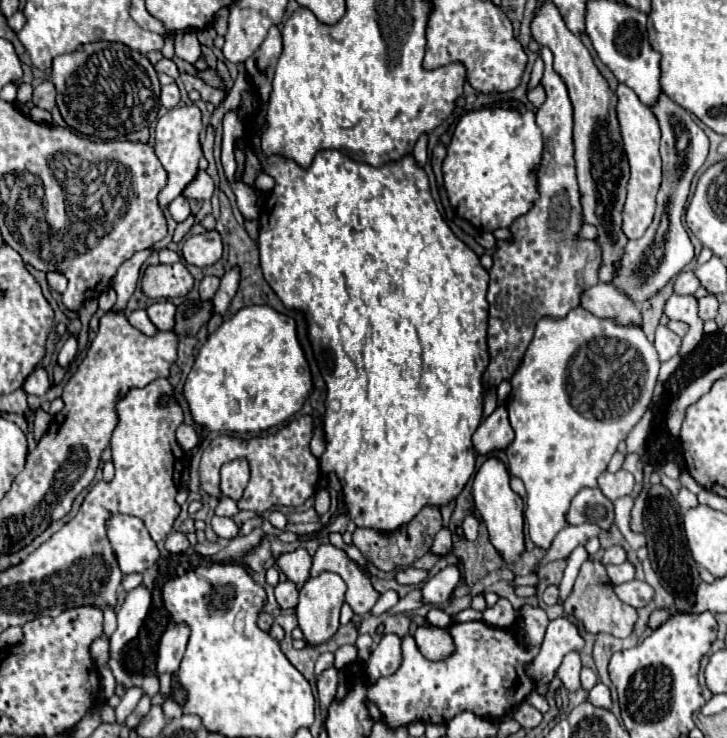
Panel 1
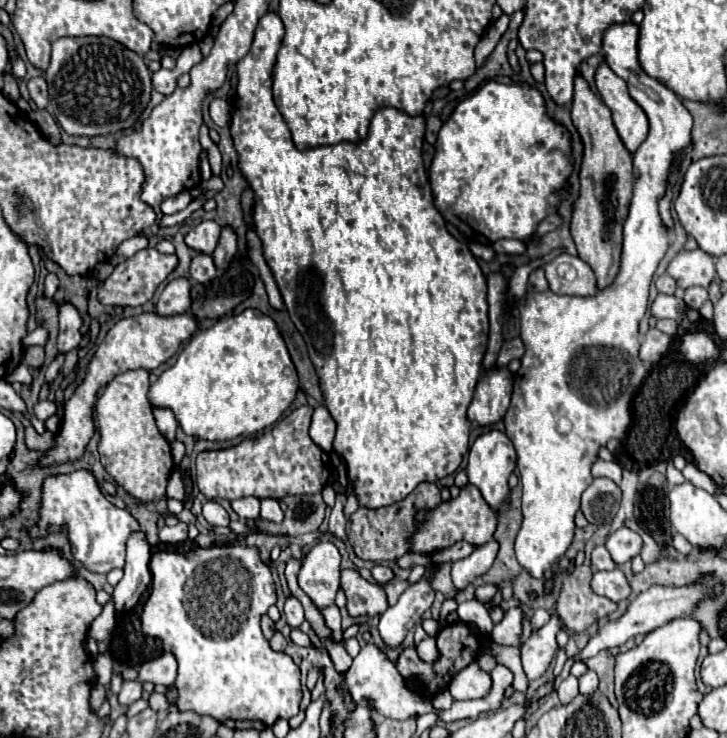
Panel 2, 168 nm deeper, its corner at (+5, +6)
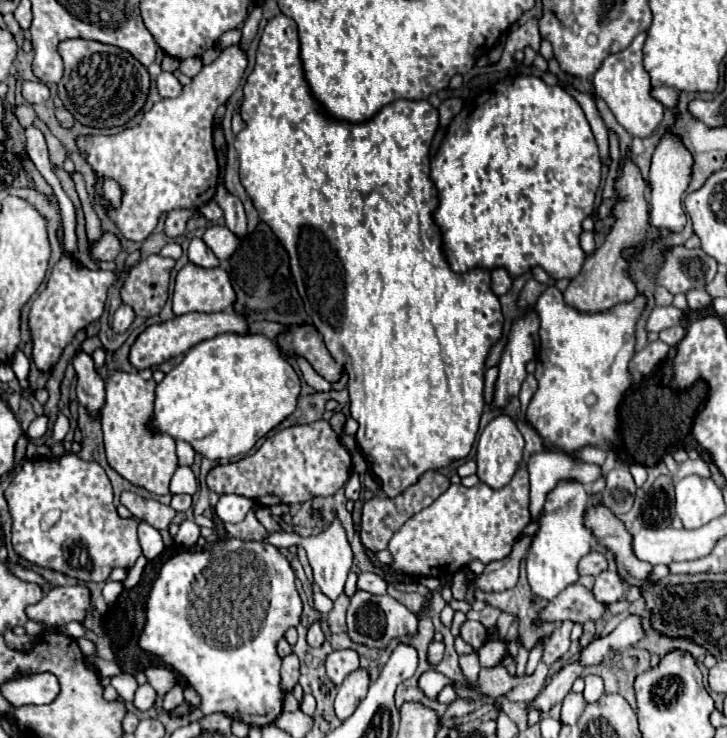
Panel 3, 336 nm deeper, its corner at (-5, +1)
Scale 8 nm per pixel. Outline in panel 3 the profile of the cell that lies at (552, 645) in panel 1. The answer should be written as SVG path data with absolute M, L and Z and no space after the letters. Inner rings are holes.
M564 621L562 625L558 625L558 627L552 631L552 635L548 637L546 647L544 647L544 657L542 657L544 663L552 665L552 663L556 663L556 661L568 651L572 627L574 627L572 621Z

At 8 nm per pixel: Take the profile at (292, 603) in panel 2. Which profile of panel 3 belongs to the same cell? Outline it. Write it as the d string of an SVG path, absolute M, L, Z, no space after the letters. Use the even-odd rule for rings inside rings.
M314 623L310 629L308 629L308 645L310 647L320 647L324 643L324 633L322 633L322 627L318 623Z

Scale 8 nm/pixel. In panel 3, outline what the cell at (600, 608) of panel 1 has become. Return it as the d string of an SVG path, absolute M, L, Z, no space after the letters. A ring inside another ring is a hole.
M574 583L572 587L566 587L556 599L552 599L544 609L540 609L538 619L540 623L562 623L566 619L572 619L574 623L586 623L588 619L598 621L604 611L606 607L596 601L586 587Z

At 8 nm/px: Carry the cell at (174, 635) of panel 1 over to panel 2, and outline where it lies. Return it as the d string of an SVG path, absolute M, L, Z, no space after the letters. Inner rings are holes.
M170 652L160 654L158 658L144 662L138 668L138 680L150 680L152 684L164 684L164 686L172 686L176 680L176 658Z

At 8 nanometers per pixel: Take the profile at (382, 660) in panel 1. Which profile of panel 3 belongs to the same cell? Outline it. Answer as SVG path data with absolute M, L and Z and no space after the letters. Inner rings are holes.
M356 669L354 673L350 673L344 683L340 685L338 689L338 695L336 695L336 701L334 701L334 709L336 709L336 717L340 721L348 719L358 703L364 699L366 695L366 689L368 689L370 681L368 681L368 673L364 669Z

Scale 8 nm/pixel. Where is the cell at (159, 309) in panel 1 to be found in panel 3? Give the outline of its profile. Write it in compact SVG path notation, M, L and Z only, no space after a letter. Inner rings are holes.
M194 263L184 265L174 283L172 309L174 315L184 315L192 311L214 313L228 311L236 301L230 277L222 267L204 269Z

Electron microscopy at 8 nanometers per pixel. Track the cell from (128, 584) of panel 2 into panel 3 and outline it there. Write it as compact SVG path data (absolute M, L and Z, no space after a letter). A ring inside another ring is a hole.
M146 521L138 523L138 537L140 537L140 545L142 545L142 553L152 561L156 559L162 549L164 549L164 541L160 537L160 531L154 529L152 525L148 525Z

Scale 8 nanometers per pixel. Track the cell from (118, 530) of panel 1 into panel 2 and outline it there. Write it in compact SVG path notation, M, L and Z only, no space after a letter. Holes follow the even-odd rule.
M72 472L70 476L46 478L40 522L30 530L30 534L40 536L52 524L66 524L74 560L82 562L92 572L110 572L114 568L122 568L126 542L130 534L140 530L138 520L128 510L118 508L104 498L90 472ZM112 524L116 524L114 530Z

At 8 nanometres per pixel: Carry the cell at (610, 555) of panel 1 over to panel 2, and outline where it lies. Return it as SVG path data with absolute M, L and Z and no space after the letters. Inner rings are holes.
M618 528L606 540L606 550L610 552L616 564L624 564L626 560L632 560L636 554L640 554L640 548L642 548L640 536L628 528Z

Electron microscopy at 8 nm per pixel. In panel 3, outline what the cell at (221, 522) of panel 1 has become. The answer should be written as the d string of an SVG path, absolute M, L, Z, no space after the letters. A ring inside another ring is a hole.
M228 493L228 495L220 495L220 501L216 503L214 511L216 517L224 523L240 523L246 513L252 509L254 501L236 493Z

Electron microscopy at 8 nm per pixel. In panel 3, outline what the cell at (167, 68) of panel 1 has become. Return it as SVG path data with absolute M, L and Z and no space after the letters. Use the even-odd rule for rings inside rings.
M184 59L180 63L180 71L184 75L188 75L188 77L196 77L200 73L200 69L202 69L202 61L200 59Z

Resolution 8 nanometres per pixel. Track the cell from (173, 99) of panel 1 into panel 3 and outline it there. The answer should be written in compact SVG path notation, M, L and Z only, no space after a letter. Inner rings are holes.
M160 73L156 79L156 89L160 97L178 97L182 91L182 85L174 77L174 73Z

